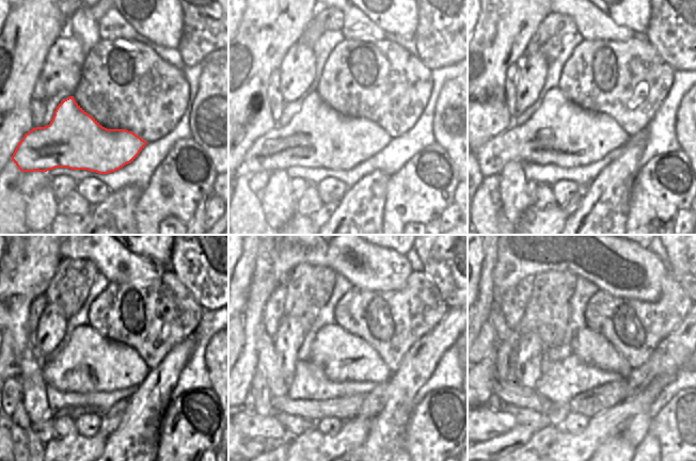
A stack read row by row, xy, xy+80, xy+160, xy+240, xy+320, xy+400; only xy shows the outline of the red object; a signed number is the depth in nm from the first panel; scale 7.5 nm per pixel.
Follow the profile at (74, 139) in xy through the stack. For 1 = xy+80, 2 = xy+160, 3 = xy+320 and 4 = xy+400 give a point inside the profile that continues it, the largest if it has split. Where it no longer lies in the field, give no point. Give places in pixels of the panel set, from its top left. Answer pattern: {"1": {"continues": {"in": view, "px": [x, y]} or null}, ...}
{"1": {"continues": {"in": "xy+80", "px": [317, 136]}}, "2": {"continues": {"in": "xy+160", "px": [559, 132]}}, "3": {"continues": {"in": "xy+320", "px": [343, 356]}}, "4": {"continues": {"in": "xy+400", "px": [588, 346]}}}

